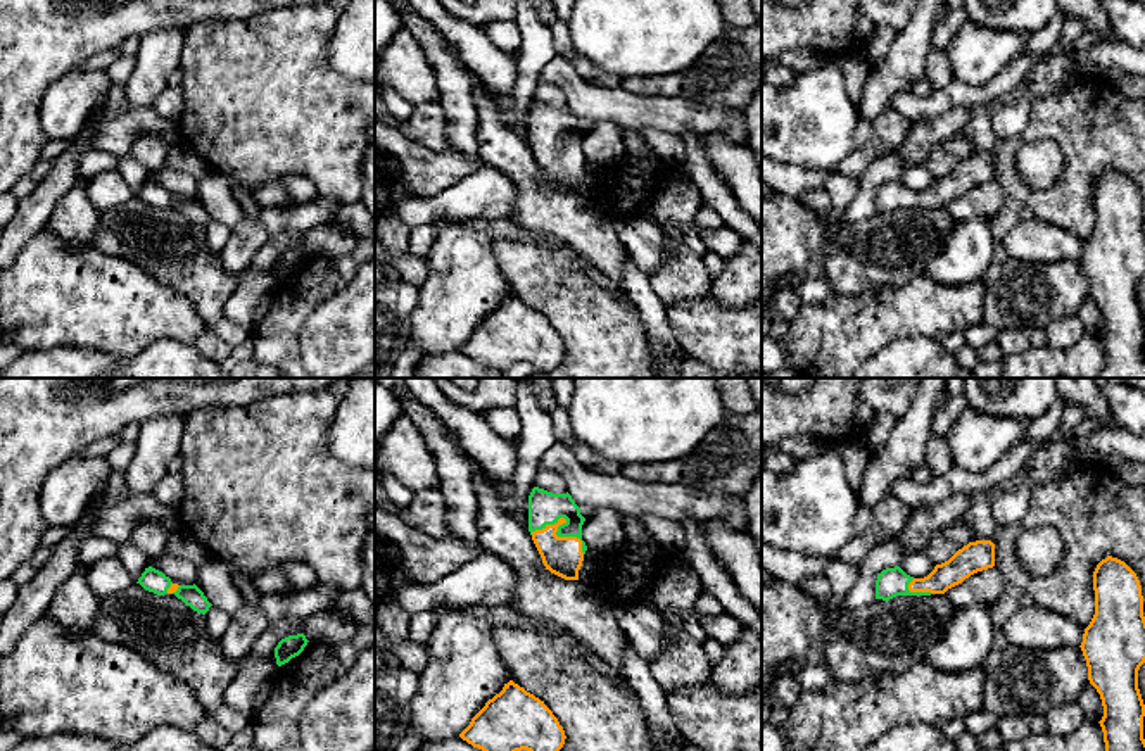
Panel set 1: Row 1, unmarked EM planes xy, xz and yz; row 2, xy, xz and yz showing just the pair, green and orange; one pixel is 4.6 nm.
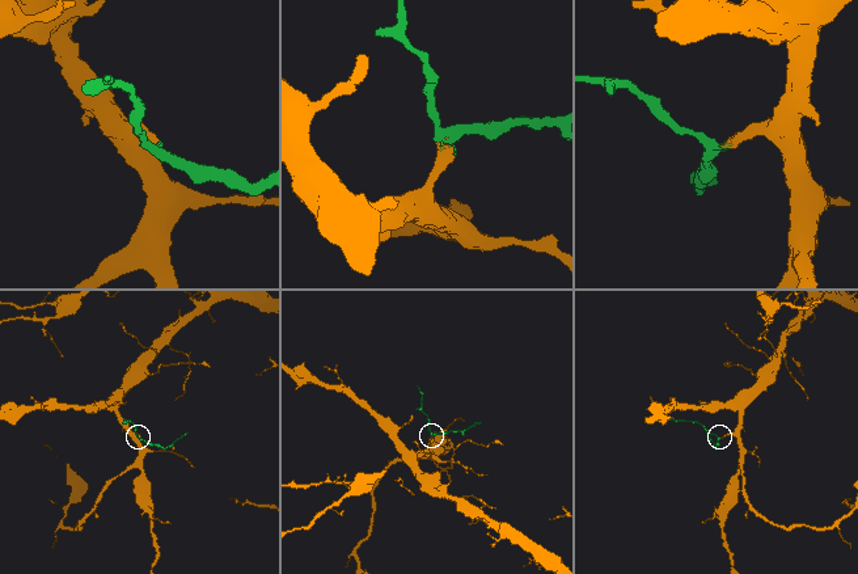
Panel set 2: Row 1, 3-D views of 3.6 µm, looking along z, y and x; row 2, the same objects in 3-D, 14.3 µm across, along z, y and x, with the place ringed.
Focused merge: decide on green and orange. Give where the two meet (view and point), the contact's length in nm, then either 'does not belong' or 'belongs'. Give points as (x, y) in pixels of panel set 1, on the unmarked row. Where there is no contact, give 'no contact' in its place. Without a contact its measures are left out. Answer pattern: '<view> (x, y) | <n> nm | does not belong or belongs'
xz (556, 147) | 280 nm | belongs

